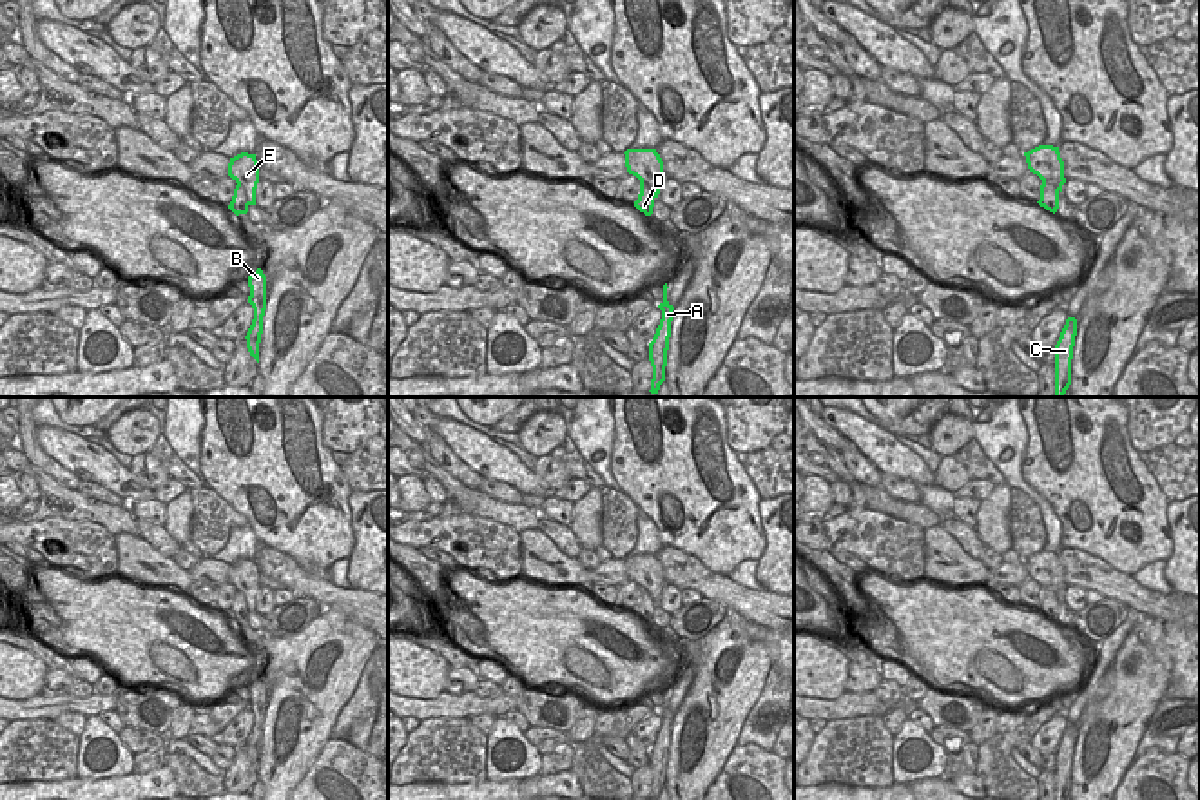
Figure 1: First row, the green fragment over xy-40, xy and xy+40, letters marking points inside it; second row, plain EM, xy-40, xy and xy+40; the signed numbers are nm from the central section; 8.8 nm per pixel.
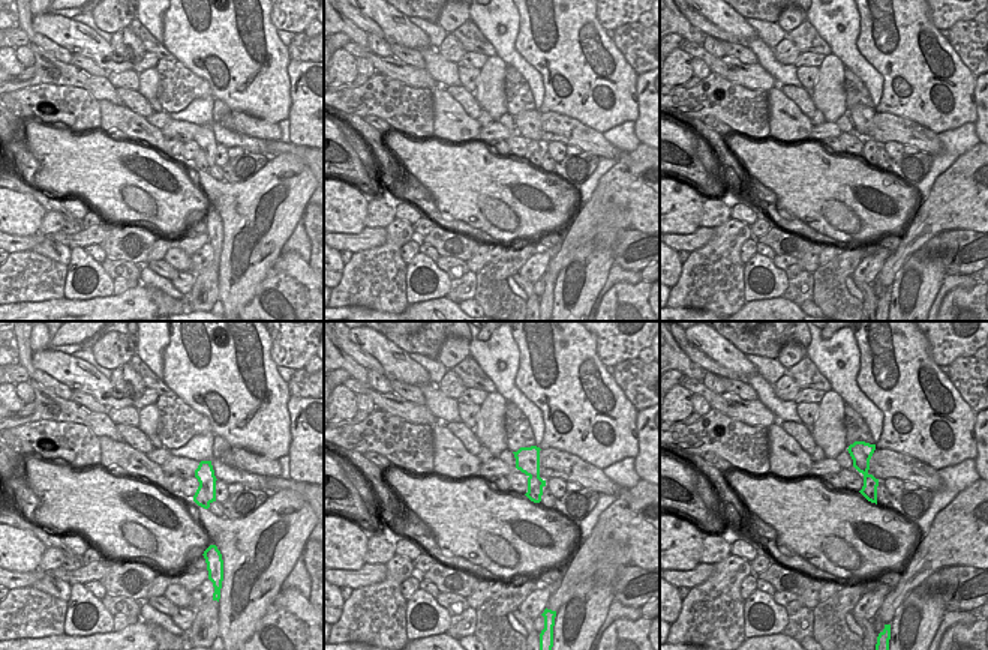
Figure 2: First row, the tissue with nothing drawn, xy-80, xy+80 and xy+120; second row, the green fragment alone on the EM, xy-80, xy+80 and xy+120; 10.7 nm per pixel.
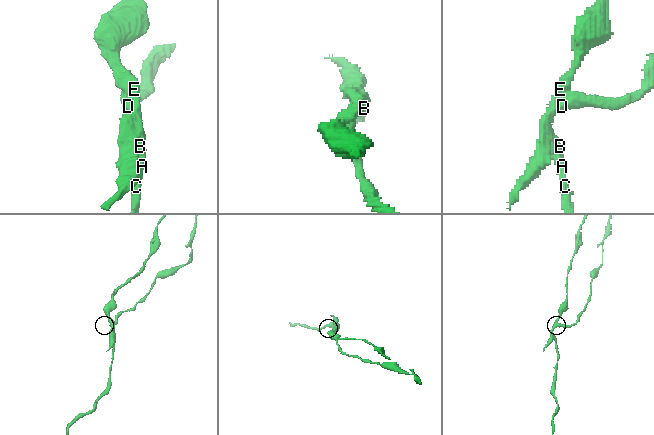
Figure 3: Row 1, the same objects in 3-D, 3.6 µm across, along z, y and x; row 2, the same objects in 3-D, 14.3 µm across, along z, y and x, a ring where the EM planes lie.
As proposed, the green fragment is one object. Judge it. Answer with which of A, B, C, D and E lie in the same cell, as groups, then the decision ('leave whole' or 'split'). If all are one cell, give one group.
A B C E / D; split

